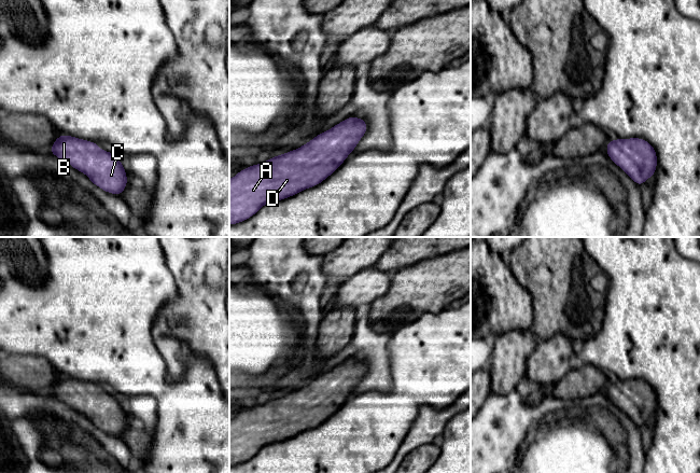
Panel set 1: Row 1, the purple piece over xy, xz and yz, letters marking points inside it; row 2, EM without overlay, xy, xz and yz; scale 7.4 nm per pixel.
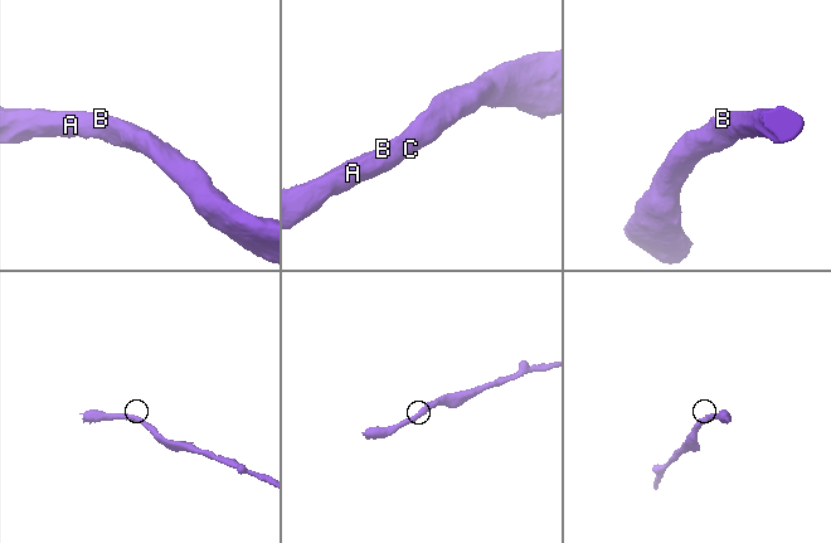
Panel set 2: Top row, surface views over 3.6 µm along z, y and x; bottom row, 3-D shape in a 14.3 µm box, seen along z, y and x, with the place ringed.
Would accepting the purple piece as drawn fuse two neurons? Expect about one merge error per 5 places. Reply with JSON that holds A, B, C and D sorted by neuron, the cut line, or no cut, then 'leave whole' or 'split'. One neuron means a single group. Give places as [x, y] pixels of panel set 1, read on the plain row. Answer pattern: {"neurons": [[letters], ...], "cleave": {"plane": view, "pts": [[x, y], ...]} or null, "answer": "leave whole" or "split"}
{"neurons": [["A", "B", "C", "D"]], "cleave": null, "answer": "leave whole"}

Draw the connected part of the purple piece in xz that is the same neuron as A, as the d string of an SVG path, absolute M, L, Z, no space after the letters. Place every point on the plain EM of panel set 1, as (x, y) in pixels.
M349 358L296 391L240 412L229 420L229 467L248 461L266 445L282 442L320 426L353 394L366 373L366 362Z

